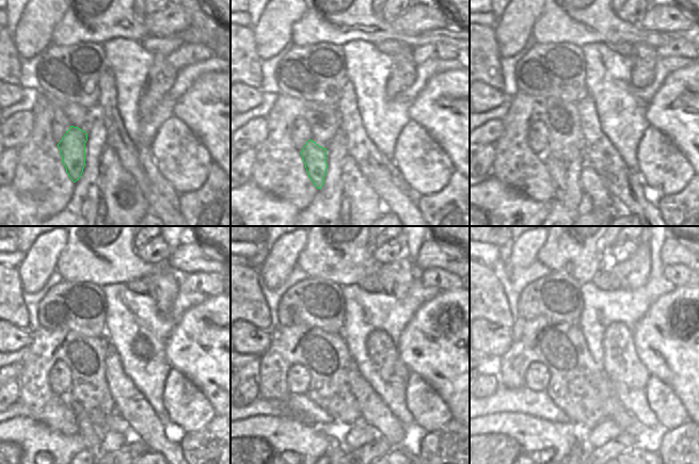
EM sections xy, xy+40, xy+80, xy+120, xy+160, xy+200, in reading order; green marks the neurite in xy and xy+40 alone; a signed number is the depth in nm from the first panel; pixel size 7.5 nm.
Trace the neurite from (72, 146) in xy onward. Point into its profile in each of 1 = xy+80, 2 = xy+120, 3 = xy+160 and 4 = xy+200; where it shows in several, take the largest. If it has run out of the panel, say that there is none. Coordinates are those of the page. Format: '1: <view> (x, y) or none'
1: xy+80 (557, 169)
2: xy+120 (84, 428)
3: xy+160 (335, 433)
4: xy+200 (576, 443)

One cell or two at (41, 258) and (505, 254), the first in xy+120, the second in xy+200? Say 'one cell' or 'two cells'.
two cells

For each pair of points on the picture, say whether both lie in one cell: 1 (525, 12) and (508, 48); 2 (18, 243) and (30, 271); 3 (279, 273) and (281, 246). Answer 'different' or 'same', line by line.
1: same
2: different
3: same

